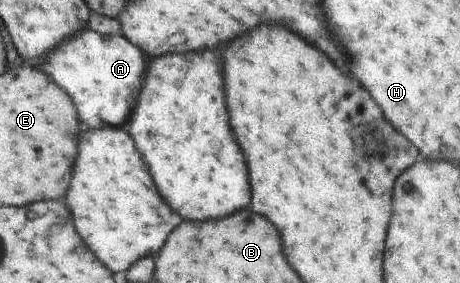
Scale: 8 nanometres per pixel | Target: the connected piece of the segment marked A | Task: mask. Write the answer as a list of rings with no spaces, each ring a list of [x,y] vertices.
[[[83,29],[54,47],[42,60],[41,68],[70,96],[83,128],[100,129],[105,125],[121,128],[136,105],[149,58],[123,34],[105,36]]]

